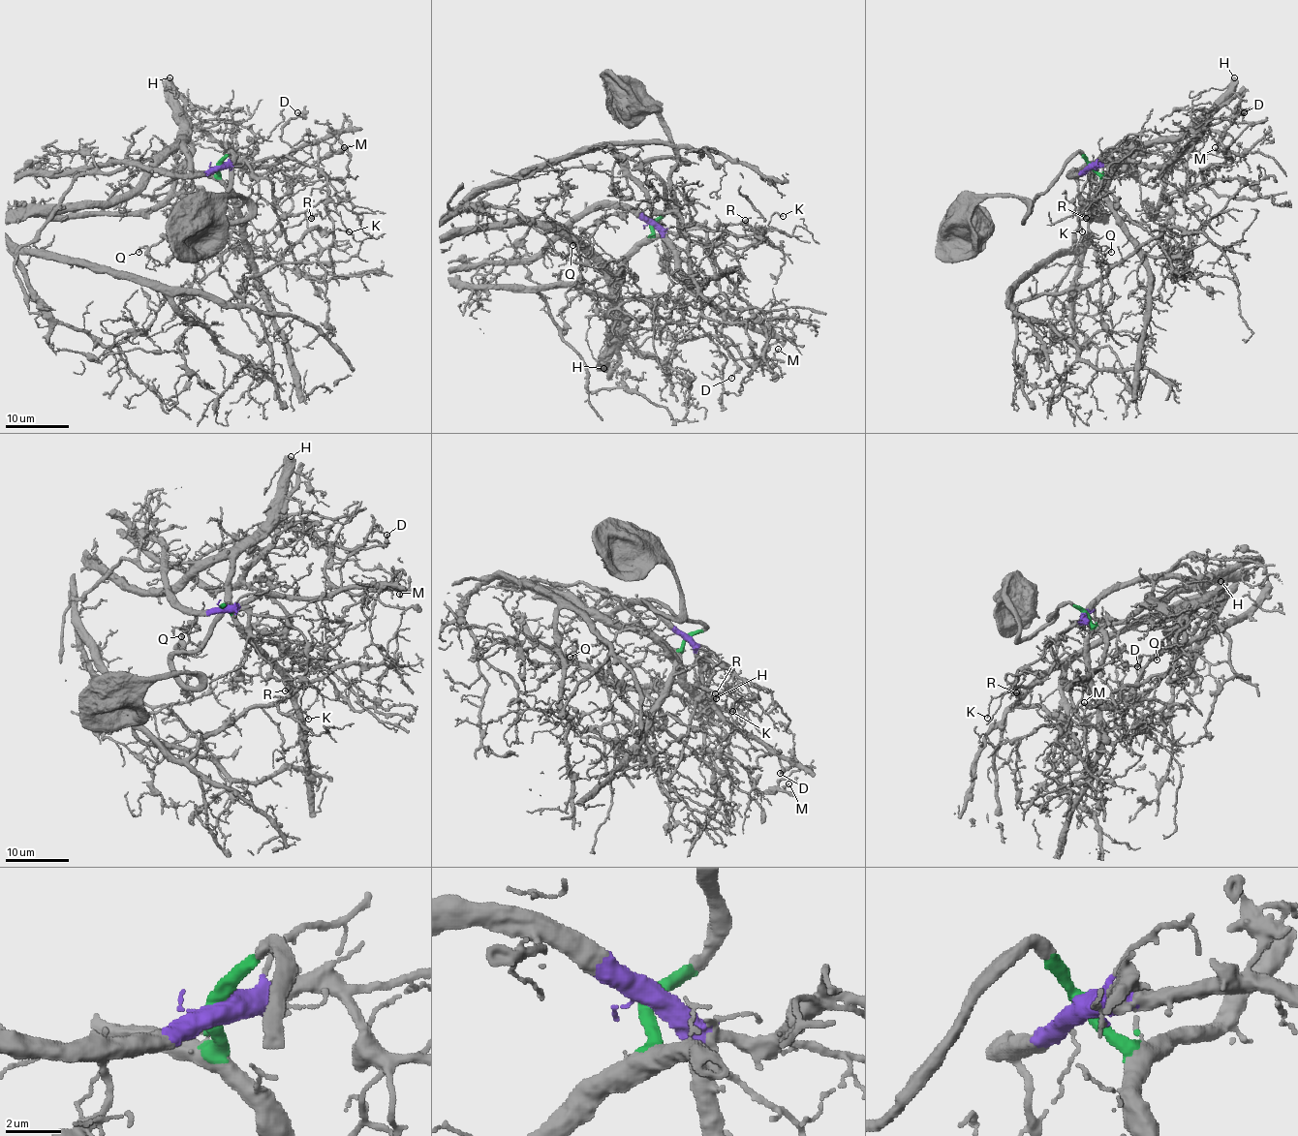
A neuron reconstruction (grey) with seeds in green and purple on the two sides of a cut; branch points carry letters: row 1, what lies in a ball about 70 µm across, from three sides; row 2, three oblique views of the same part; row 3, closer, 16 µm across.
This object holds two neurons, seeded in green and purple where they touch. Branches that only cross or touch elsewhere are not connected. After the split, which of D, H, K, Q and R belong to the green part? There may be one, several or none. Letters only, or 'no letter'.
H, R

